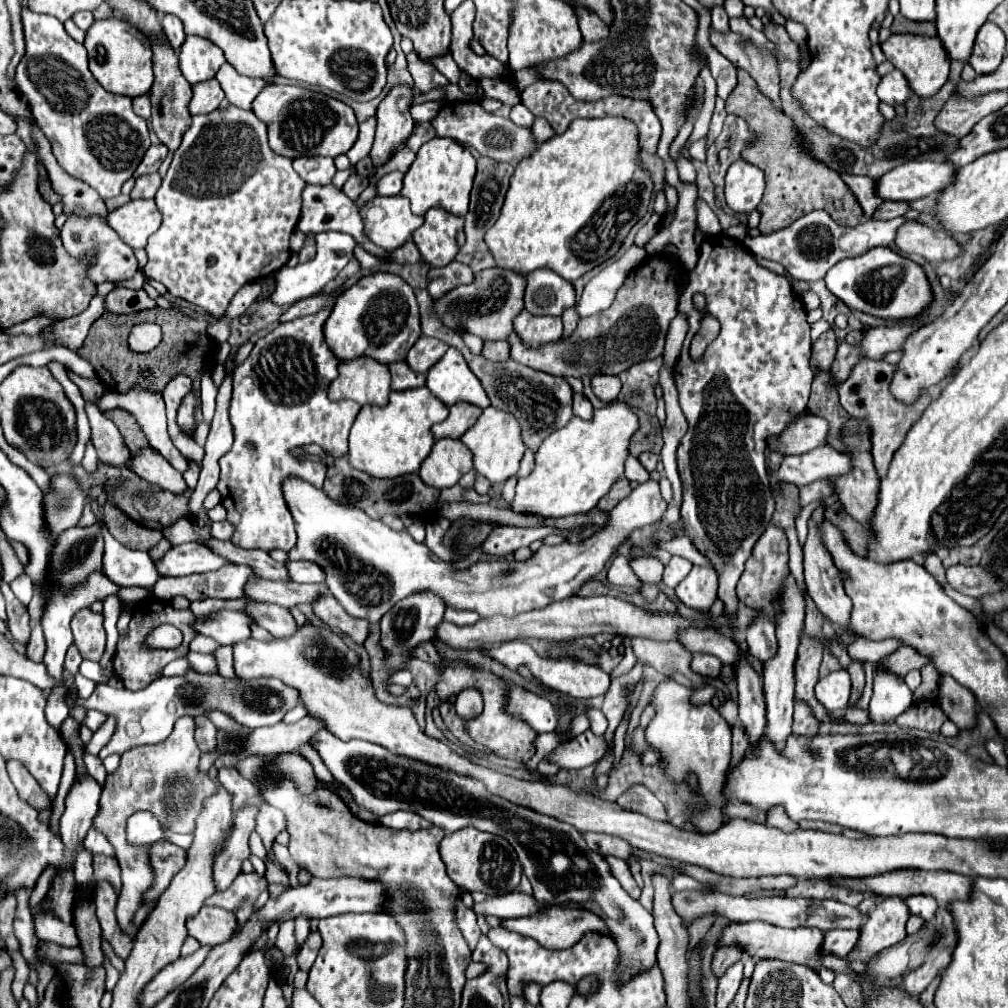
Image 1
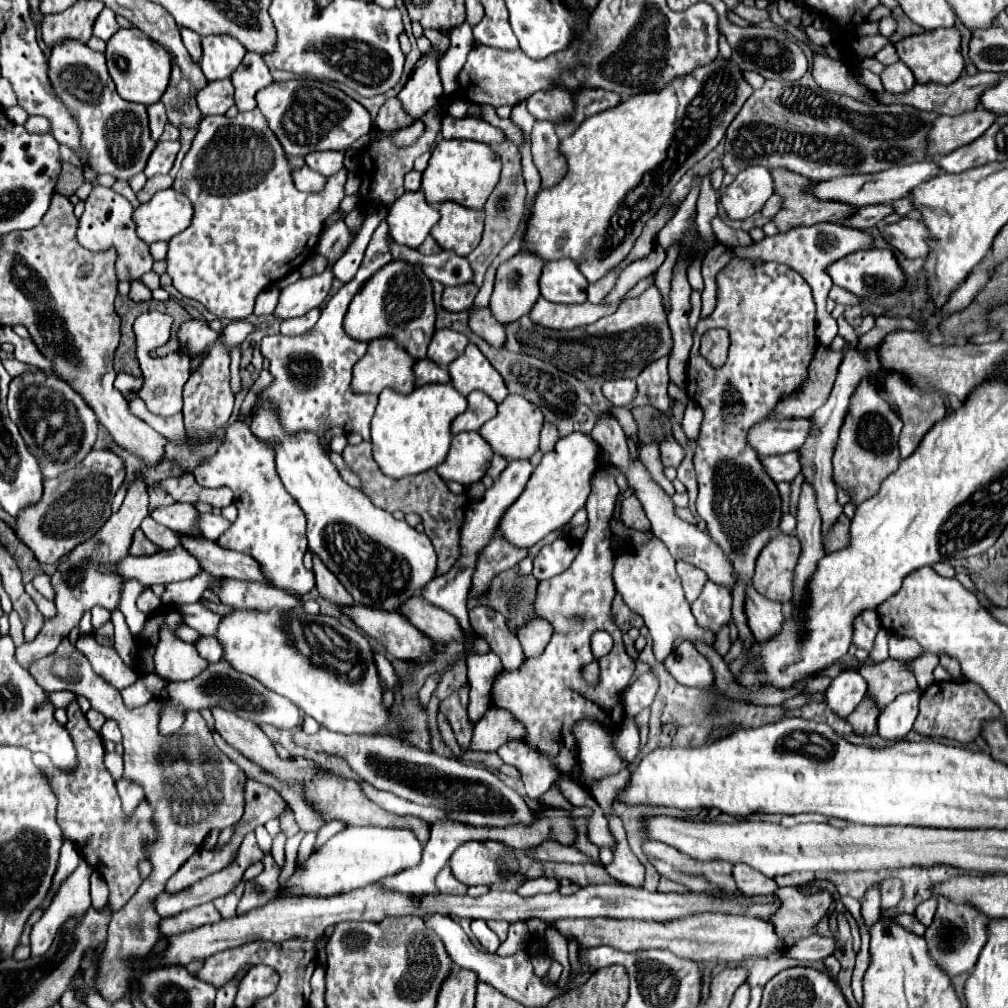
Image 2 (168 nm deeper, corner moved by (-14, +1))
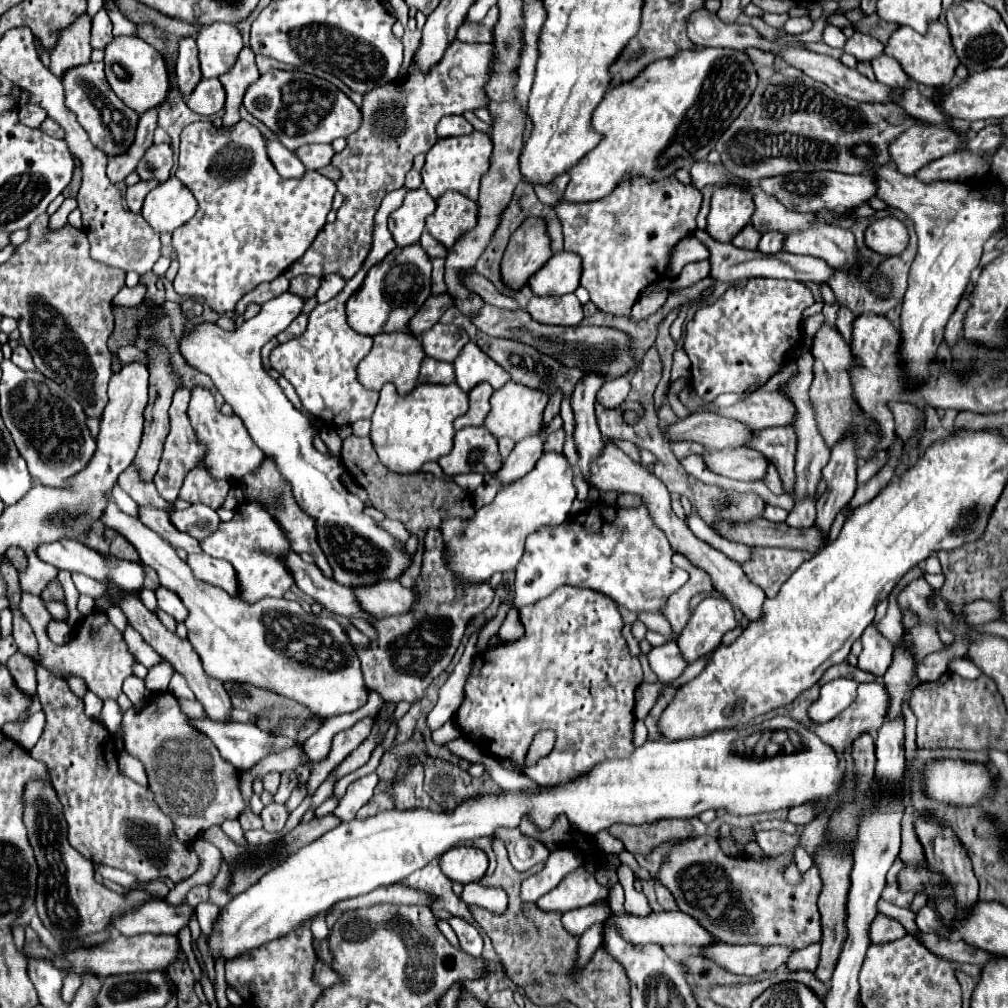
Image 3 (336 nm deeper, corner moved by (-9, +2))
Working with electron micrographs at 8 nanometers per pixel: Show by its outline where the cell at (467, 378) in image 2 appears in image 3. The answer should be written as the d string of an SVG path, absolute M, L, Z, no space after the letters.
M470 341L460 355L454 361L456 367L456 383L462 391L470 391L482 381L488 381L494 389L500 389L510 375L494 361L490 359L474 341Z

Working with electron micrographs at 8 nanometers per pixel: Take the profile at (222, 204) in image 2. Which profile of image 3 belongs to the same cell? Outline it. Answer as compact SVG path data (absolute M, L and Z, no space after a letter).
M206 121L190 123L182 131L180 139L182 143L176 177L194 193L200 207L196 217L178 227L172 237L172 245L178 251L180 261L180 271L174 279L174 291L180 297L204 301L216 313L230 313L246 293L264 281L274 281L288 269L288 265L306 253L326 225L336 183L318 171L308 171L300 179L280 177L266 155L264 135L246 121L238 121L230 129L216 129Z

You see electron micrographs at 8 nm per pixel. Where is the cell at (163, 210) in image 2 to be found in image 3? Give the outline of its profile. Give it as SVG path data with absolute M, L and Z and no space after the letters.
M170 177L166 183L148 193L142 207L142 217L154 231L172 233L188 223L196 211L198 201L192 191L186 189L186 185L182 185L176 177Z

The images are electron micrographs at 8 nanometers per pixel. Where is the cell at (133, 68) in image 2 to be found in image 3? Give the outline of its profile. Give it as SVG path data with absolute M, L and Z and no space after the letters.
M116 37L106 47L106 79L112 87L112 91L138 115L146 113L152 107L158 107L170 91L170 79L168 79L168 65L152 45L142 41L140 37Z

